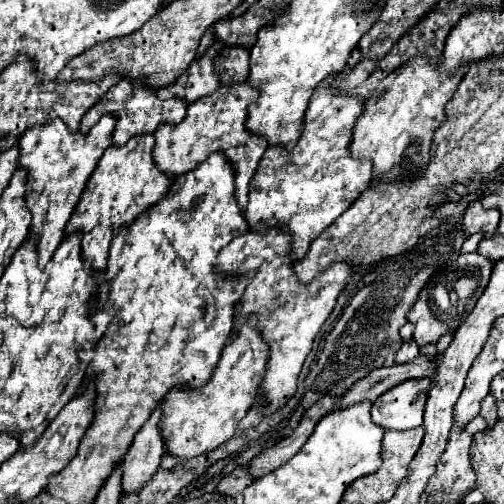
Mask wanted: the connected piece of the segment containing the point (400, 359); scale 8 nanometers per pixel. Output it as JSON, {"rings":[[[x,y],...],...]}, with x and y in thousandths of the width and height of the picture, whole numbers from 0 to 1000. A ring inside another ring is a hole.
{"rings":[[[810,675],[810,679],[802,679],[798,690],[790,694],[790,702],[786,702],[786,718],[790,718],[790,722],[813,718],[813,714],[821,714],[829,702],[833,702],[833,698],[829,698],[829,683],[825,683],[821,675]]]}

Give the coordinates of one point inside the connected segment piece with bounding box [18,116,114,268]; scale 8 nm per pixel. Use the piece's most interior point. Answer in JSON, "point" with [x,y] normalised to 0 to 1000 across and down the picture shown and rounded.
{"point":[115,325]}

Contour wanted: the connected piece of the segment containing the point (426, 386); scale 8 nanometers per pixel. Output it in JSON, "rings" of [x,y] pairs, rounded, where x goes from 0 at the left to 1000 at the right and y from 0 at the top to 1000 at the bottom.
{"rings":[[[837,750],[829,758],[798,758],[798,766],[782,766],[782,774],[770,774],[742,798],[738,833],[762,853],[817,853],[837,845],[841,802],[849,774],[857,770],[853,758],[853,750]]]}

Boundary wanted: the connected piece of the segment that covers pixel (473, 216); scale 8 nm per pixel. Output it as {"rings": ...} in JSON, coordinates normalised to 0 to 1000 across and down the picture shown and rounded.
{"rings":[[[937,401],[925,417],[925,468],[937,468],[944,460],[960,460],[960,468],[980,468],[992,440],[988,417],[964,417],[952,401]]]}

